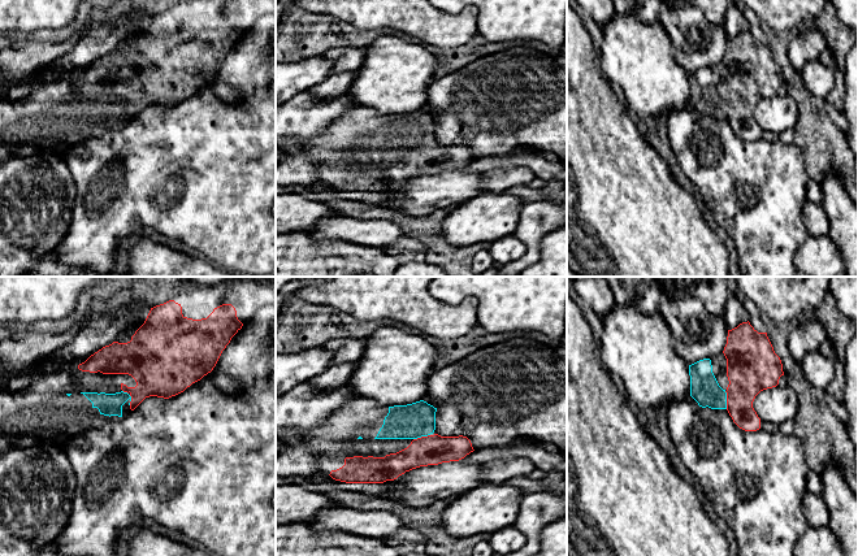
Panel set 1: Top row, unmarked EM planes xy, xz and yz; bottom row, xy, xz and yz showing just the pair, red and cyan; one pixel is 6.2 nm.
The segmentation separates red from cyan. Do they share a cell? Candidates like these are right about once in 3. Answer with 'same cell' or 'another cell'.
same cell

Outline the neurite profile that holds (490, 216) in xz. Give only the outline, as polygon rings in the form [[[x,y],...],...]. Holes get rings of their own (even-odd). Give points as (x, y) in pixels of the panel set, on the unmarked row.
[[[486,191],[456,205],[442,222],[442,235],[463,248],[488,242],[499,266],[516,261],[526,252],[526,246],[514,236],[524,204],[506,191]]]

